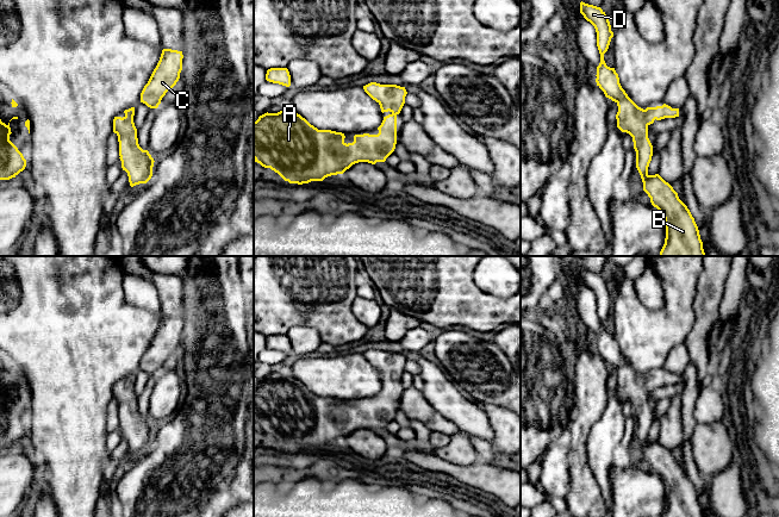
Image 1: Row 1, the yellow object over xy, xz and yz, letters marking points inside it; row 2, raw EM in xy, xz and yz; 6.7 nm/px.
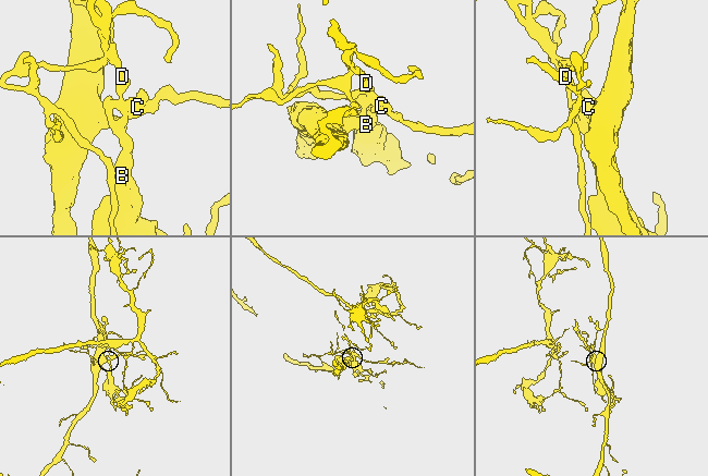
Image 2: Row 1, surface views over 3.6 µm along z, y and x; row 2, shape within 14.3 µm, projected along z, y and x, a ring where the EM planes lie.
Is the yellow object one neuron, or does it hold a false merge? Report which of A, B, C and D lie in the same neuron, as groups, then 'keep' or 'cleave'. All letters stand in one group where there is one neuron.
groups A B C D; keep

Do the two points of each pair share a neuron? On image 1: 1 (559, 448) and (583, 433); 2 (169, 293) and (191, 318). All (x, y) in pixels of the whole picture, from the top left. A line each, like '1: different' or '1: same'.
1: different
2: different

